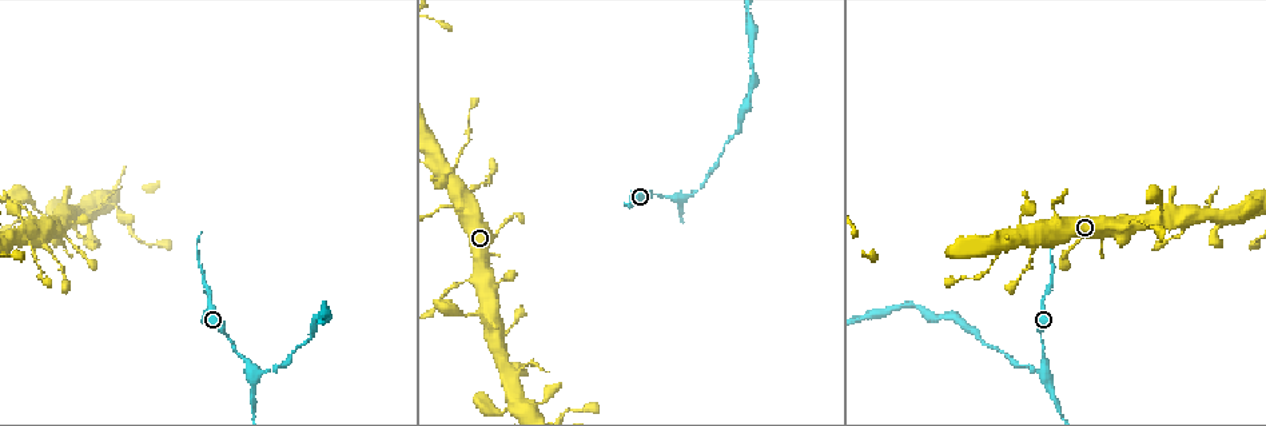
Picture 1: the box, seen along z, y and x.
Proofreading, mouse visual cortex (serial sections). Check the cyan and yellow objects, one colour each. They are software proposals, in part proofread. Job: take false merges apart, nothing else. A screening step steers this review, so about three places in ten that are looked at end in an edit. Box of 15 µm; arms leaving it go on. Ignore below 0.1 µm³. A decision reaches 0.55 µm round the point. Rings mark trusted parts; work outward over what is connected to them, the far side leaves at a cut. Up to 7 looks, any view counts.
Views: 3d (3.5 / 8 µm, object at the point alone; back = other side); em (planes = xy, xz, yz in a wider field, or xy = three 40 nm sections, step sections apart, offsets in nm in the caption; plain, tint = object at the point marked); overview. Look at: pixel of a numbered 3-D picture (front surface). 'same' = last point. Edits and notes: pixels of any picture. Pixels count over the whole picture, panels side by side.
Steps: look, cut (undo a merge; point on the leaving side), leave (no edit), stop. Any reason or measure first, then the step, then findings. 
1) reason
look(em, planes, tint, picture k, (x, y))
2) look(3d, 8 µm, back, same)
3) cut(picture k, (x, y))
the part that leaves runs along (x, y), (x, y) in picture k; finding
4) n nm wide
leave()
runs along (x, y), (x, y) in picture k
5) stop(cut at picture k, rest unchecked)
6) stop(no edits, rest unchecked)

branch point
look(3d, 3.5 µm, back, picture 1, (682, 198))

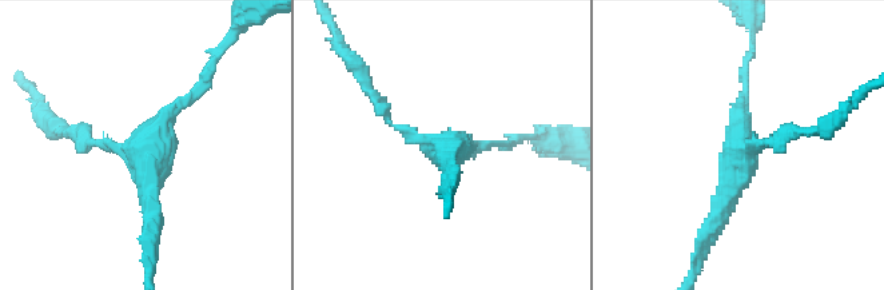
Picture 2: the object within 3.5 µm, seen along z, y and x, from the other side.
3 arms; arms of 100, 150, 200 nm
look(em, xy, step 1, tint, picture 2, (742, 150))

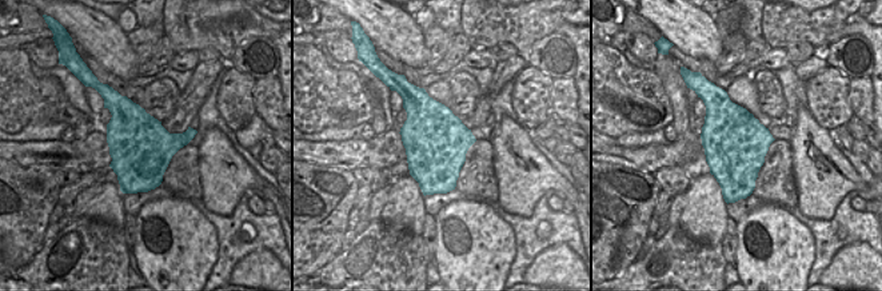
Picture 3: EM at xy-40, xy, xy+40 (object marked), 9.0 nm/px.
leave()
runs along (202, 84), (139, 150), (74, 132) in picture 2; continuous, no second cell

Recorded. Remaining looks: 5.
abrupt turn
look(3d, 3.5 µm, picture 1, (1057, 218))

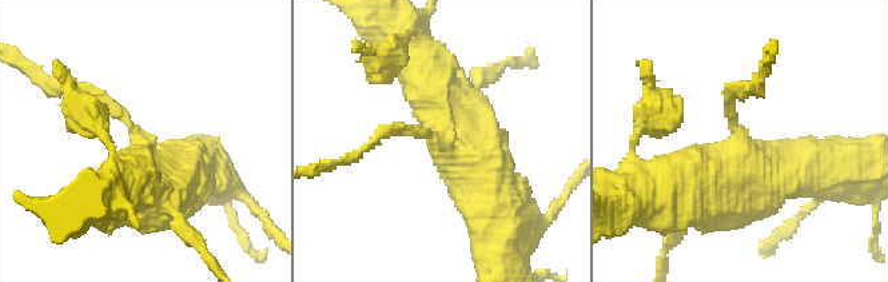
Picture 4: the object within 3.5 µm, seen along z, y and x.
look(em, xy, step 2, tint, picture 4, (430, 146))

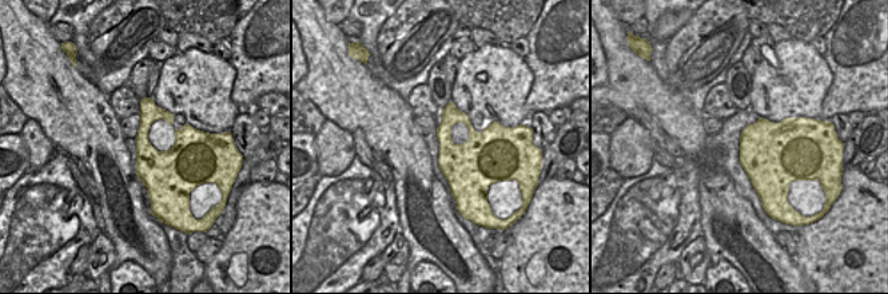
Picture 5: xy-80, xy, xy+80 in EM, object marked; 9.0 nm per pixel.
cut(picture 4, (397, 126))
two cells meet here

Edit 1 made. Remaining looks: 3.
stop(cut at picture 4, rest unchecked)

